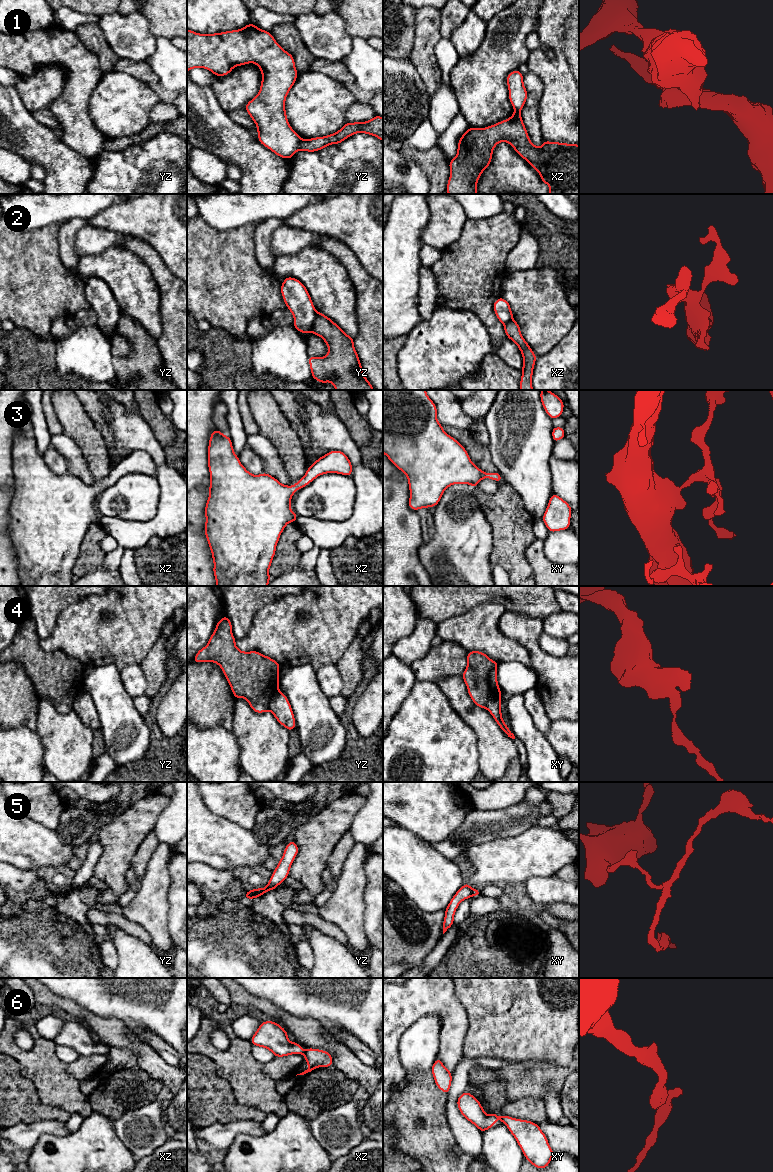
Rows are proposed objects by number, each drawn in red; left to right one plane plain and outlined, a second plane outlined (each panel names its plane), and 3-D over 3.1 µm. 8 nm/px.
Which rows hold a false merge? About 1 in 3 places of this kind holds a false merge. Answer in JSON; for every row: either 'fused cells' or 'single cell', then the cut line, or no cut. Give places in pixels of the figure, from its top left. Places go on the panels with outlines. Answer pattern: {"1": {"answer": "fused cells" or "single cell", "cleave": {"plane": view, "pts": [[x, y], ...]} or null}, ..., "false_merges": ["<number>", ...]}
{"1": {"answer": "fused cells", "cleave": {"plane": "yz", "pts": [[301, 140], [299, 149]]}}, "2": {"answer": "fused cells", "cleave": {"plane": "yz", "pts": [[317, 312], [311, 329]]}}, "3": {"answer": "single cell", "cleave": null}, "4": {"answer": "fused cells", "cleave": {"plane": "xy", "pts": [[500, 698], [490, 698], [484, 707]]}}, "5": {"answer": "fused cells", "cleave": {"plane": "yz", "pts": [[256, 889], [260, 889], [264, 893]]}}, "6": {"answer": "fused cells", "cleave": {"plane": "xz", "pts": [[305, 1050], [303, 1055]]}}, "false_merges": ["1", "2", "4", "5", "6"]}

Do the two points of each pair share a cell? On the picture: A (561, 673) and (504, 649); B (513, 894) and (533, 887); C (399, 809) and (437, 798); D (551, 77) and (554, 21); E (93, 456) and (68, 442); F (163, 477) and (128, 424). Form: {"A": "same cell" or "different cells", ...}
{"A": "different cells", "B": "different cells", "C": "same cell", "D": "same cell", "E": "different cells", "F": "different cells"}

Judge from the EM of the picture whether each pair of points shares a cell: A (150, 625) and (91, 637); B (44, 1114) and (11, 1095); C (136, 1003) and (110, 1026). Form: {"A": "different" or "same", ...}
{"A": "same", "B": "same", "C": "different"}

